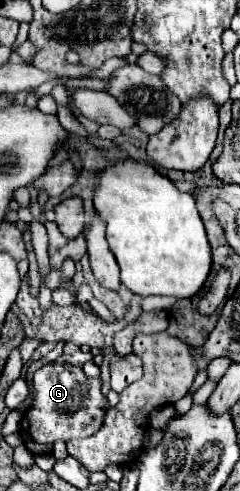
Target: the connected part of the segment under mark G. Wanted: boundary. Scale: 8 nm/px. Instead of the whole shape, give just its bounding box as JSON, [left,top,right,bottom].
[20,364,110,454]

